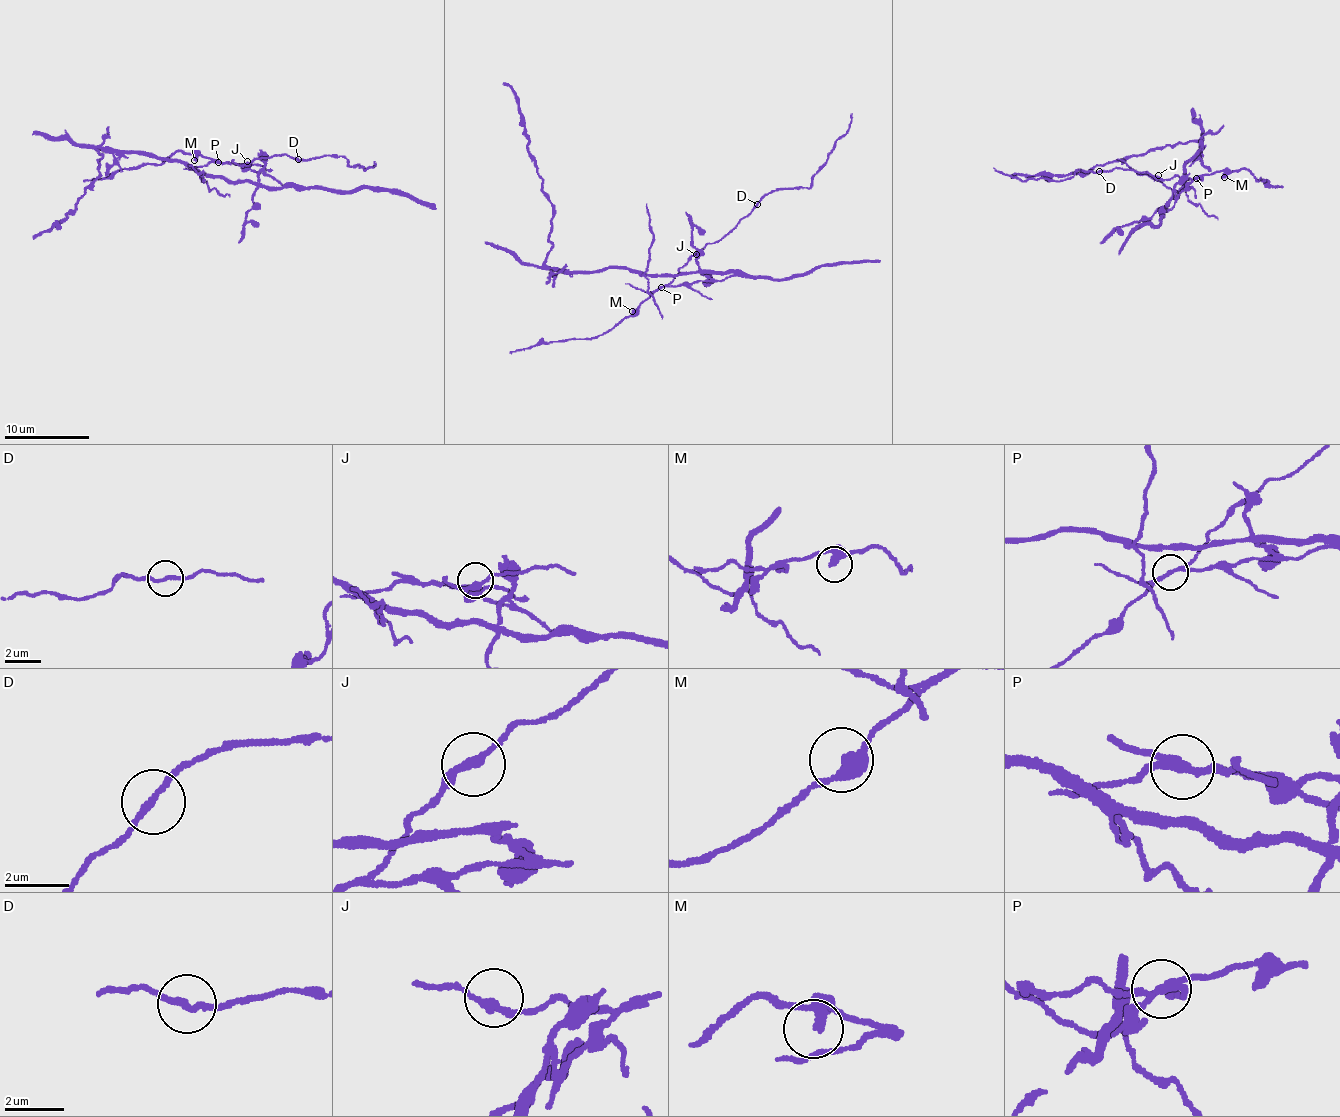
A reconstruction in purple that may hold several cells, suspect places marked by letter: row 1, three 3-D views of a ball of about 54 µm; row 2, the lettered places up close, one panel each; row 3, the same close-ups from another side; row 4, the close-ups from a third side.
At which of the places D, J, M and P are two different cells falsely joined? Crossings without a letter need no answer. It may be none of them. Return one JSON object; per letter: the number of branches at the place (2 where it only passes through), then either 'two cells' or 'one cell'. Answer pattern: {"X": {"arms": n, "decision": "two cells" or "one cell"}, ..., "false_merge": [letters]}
{"D": {"arms": 2, "decision": "one cell"}, "J": {"arms": 2, "decision": "one cell"}, "M": {"arms": 3, "decision": "one cell"}, "P": {"arms": 2, "decision": "two cells"}, "false_merge": ["P"]}

